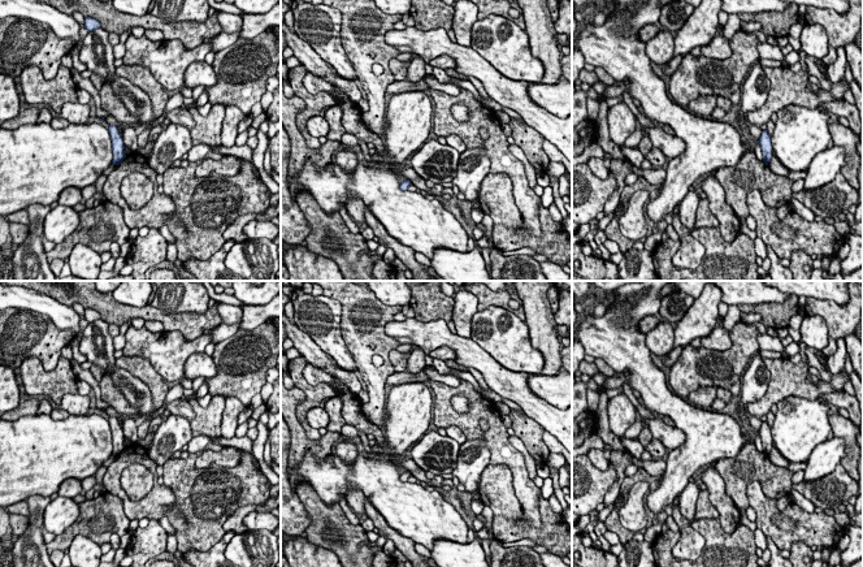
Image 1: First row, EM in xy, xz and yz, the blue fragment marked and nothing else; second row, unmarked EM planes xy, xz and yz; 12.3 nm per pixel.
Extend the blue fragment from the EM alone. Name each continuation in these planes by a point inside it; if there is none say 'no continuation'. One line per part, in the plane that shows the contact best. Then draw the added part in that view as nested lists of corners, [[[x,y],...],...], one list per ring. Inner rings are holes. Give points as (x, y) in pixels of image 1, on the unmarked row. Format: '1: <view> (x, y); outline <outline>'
no continuation

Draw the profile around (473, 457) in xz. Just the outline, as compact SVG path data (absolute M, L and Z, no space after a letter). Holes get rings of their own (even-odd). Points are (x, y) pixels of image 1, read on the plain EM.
M483 440L465 441L460 445L454 477L465 486L467 493L476 494L483 469L490 464L490 450Z

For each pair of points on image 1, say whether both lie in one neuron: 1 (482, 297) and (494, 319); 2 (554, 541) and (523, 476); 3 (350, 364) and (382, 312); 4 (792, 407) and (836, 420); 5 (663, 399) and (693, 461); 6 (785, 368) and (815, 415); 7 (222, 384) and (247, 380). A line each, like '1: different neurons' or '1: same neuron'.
1: different neurons
2: different neurons
3: different neurons
4: different neurons
5: same neuron
6: different neurons
7: same neuron

